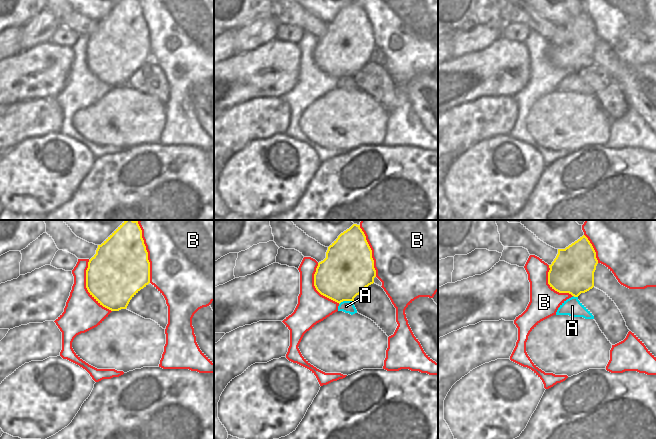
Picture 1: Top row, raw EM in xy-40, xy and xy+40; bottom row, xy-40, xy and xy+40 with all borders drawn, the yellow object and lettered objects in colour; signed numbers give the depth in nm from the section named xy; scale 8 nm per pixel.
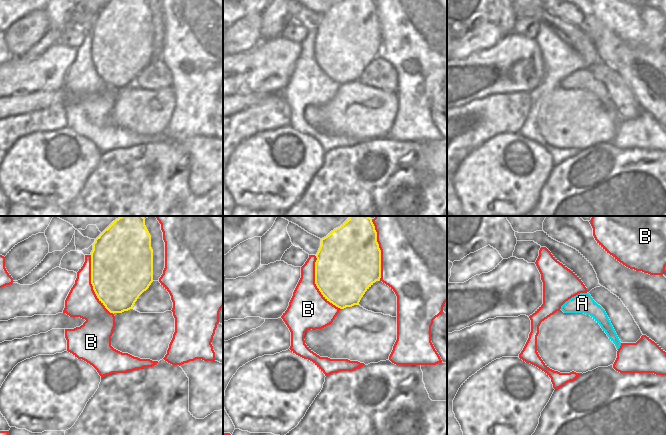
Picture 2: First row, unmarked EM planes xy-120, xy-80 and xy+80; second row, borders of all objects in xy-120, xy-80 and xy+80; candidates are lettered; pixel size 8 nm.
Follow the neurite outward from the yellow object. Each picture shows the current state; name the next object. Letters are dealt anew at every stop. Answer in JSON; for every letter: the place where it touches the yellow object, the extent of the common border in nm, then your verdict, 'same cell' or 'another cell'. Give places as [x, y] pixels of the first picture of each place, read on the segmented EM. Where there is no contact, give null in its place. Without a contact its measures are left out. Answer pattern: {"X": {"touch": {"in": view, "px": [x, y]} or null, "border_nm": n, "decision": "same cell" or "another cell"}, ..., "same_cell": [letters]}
{"A": {"touch": {"in": "xy", "px": [346, 300]}, "border_nm": 120, "decision": "another cell"}, "B": {"touch": {"in": "xy-40", "px": [147, 252]}, "border_nm": 500, "decision": "another cell"}, "same_cell": []}

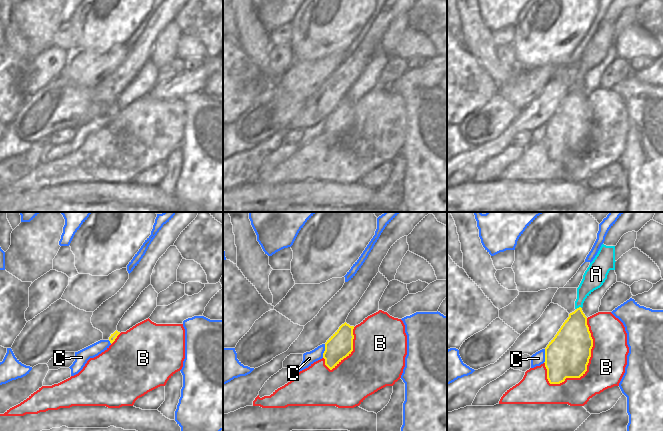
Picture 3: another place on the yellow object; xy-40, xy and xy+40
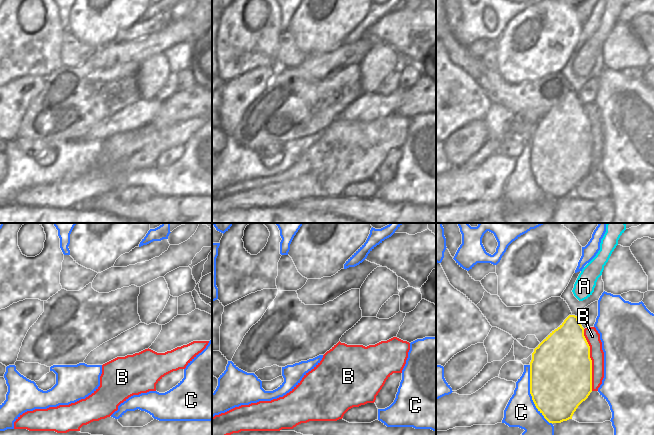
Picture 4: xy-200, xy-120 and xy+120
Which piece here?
{"A": {"touch": {"in": "xy+40", "px": [579, 307]}, "border_nm": 50, "decision": "same cell"}, "B": {"touch": {"in": "xy+40", "px": [588, 362]}, "border_nm": 600, "decision": "another cell"}, "C": {"touch": {"in": "xy", "px": [324, 351]}, "border_nm": 110, "decision": "another cell"}, "same_cell": ["A"]}

